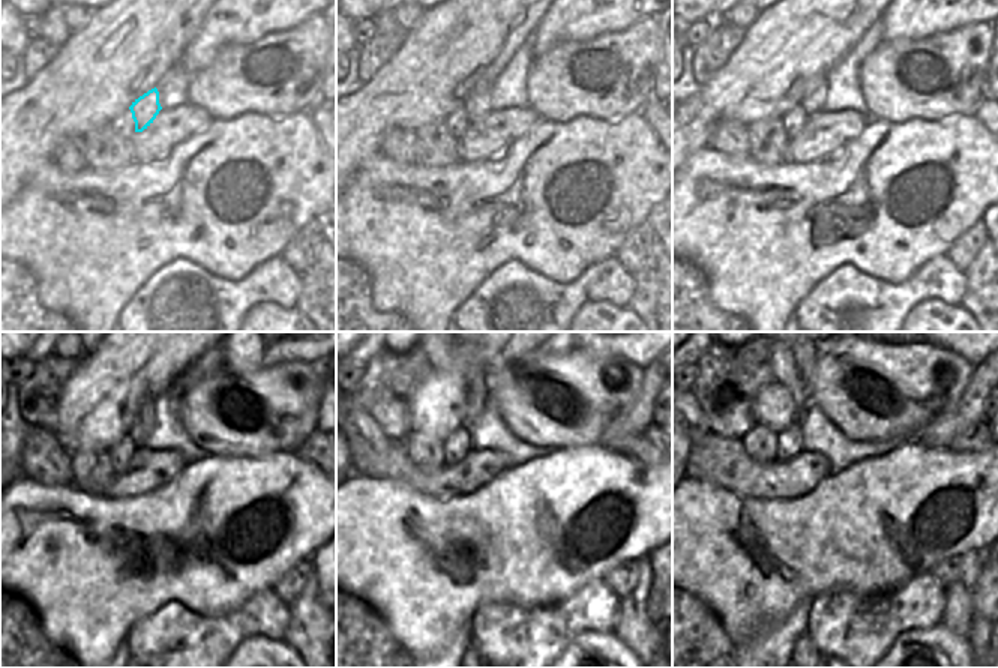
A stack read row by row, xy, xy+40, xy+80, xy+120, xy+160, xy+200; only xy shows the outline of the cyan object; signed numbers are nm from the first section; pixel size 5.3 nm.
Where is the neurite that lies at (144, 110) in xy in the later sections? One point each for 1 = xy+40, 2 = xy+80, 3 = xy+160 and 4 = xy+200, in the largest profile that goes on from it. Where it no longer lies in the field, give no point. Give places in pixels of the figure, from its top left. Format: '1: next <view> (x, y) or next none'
1: next xy+40 (477, 105)
2: next xy+80 (812, 102)
3: next xy+160 (474, 371)
4: next xy+200 (806, 362)

